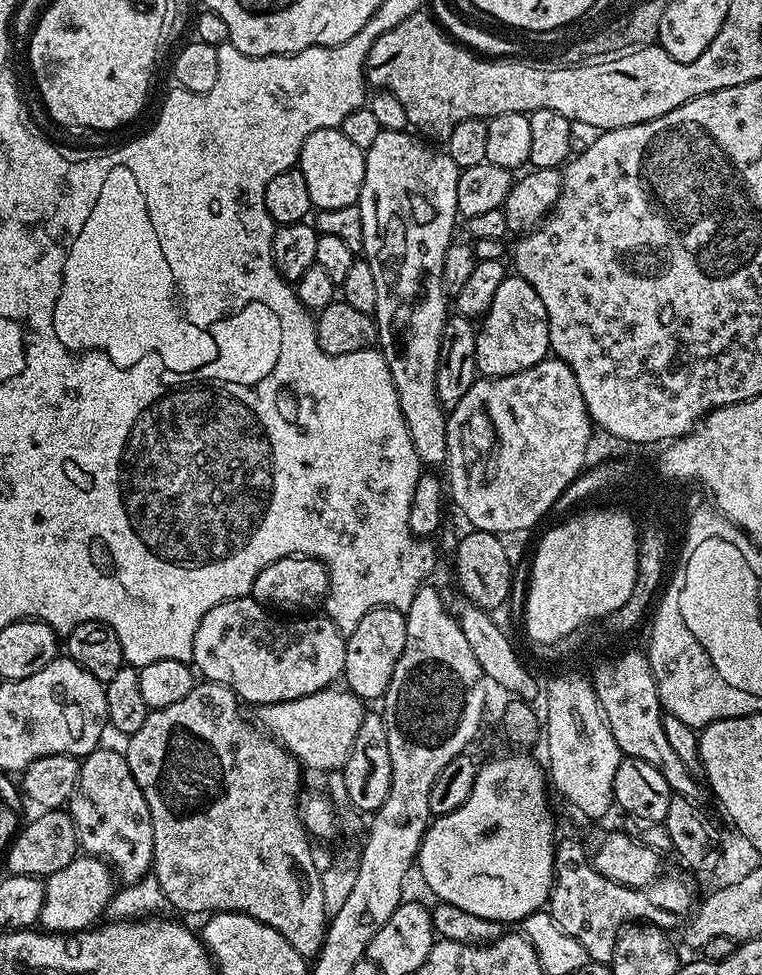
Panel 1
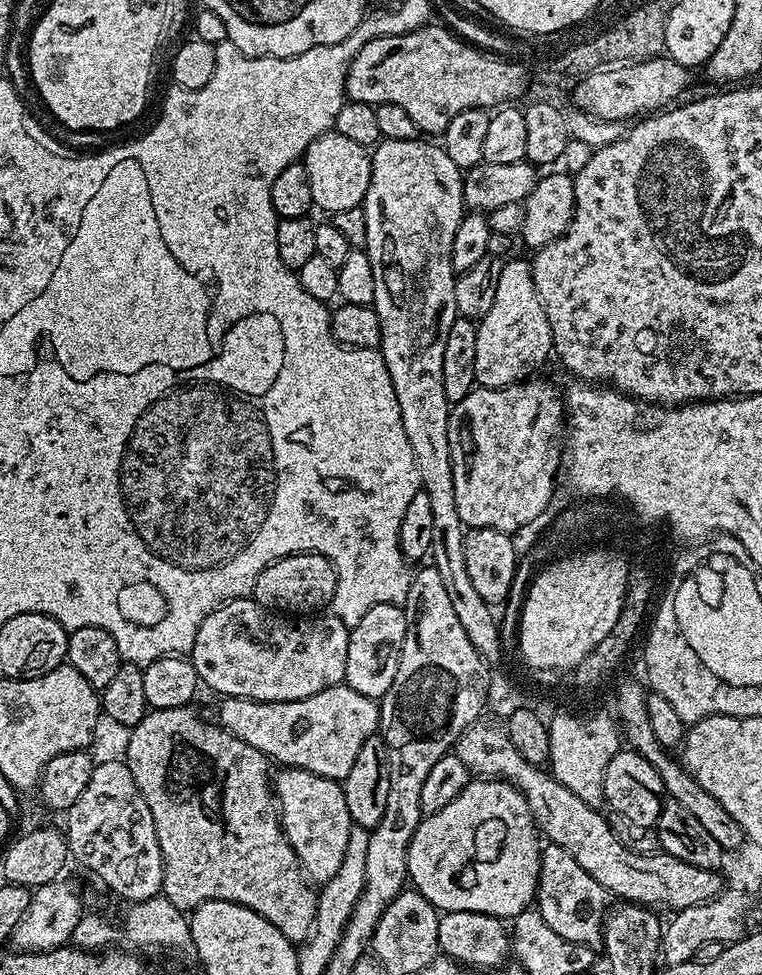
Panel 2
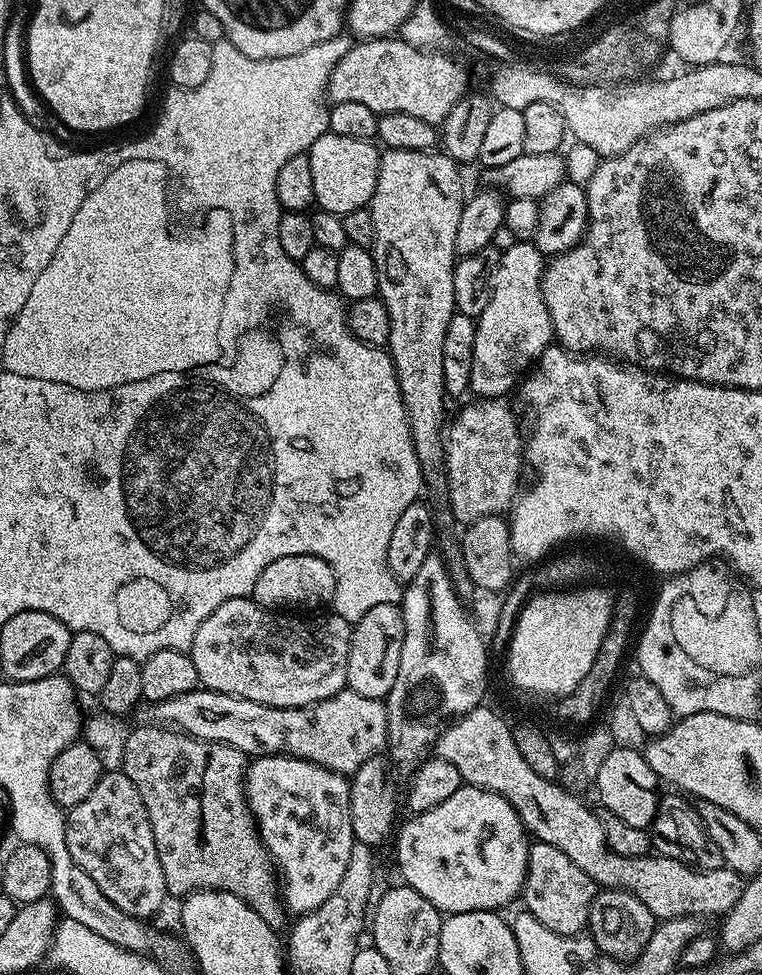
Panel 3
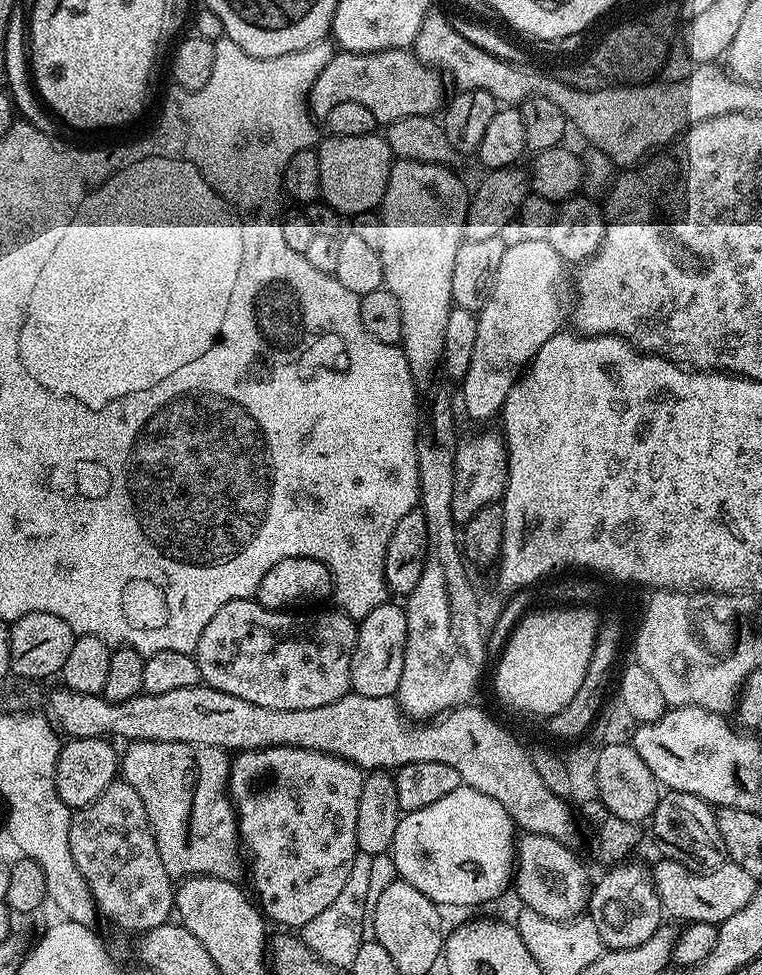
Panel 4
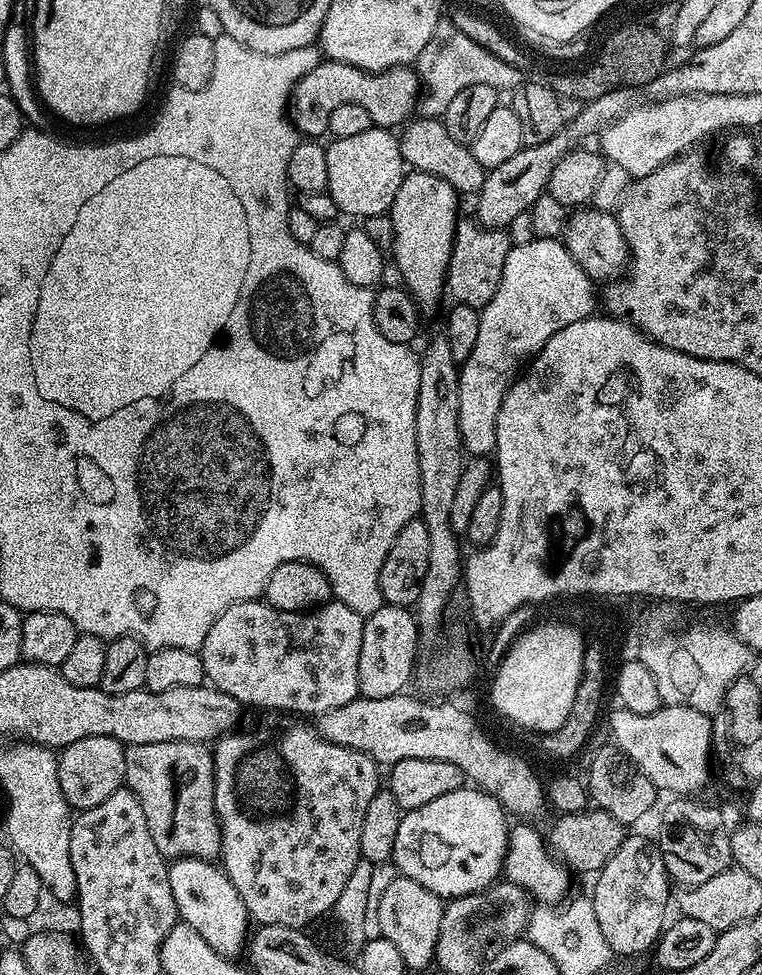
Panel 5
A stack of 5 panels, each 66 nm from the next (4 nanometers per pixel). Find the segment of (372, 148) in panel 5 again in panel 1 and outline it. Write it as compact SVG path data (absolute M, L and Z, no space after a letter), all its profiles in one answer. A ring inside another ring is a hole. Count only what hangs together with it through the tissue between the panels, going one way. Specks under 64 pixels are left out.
M323 128L309 134L306 142L302 142L298 167L302 178L306 178L313 209L350 206L359 201L366 174L364 153L365 149L349 142L339 128Z

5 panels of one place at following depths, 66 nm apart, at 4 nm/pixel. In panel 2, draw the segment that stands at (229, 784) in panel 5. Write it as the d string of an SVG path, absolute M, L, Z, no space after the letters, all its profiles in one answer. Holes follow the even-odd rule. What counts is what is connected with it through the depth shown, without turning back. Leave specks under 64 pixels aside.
M284 766L279 771L274 776L274 799L284 837L298 858L300 871L313 885L324 885L342 864L353 824L350 810L346 810L344 785L341 781L322 778L301 768Z

